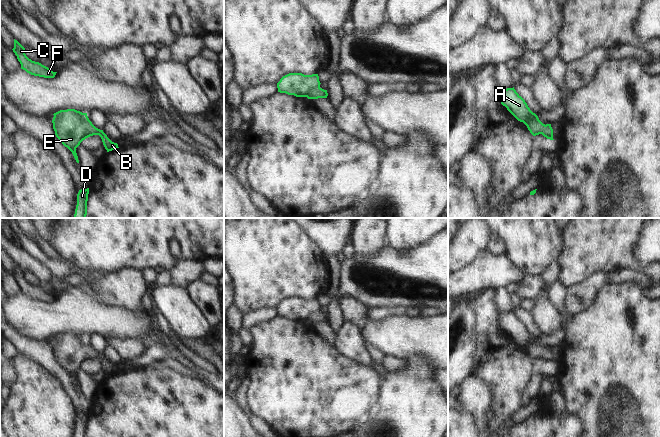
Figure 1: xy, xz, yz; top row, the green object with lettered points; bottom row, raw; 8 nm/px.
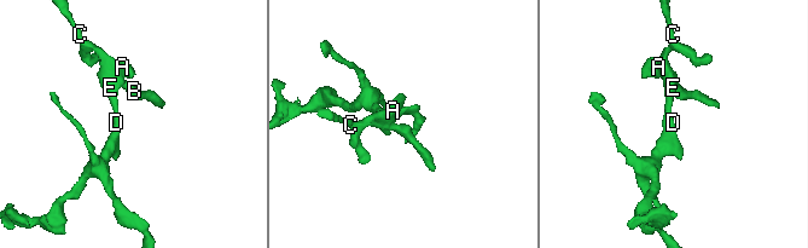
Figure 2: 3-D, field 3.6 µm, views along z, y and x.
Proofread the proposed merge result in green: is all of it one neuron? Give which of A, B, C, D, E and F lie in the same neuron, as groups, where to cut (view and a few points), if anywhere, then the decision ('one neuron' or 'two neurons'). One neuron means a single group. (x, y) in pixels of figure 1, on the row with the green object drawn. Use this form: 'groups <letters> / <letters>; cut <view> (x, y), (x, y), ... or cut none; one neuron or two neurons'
groups A B C D E F; cut none; one neuron

